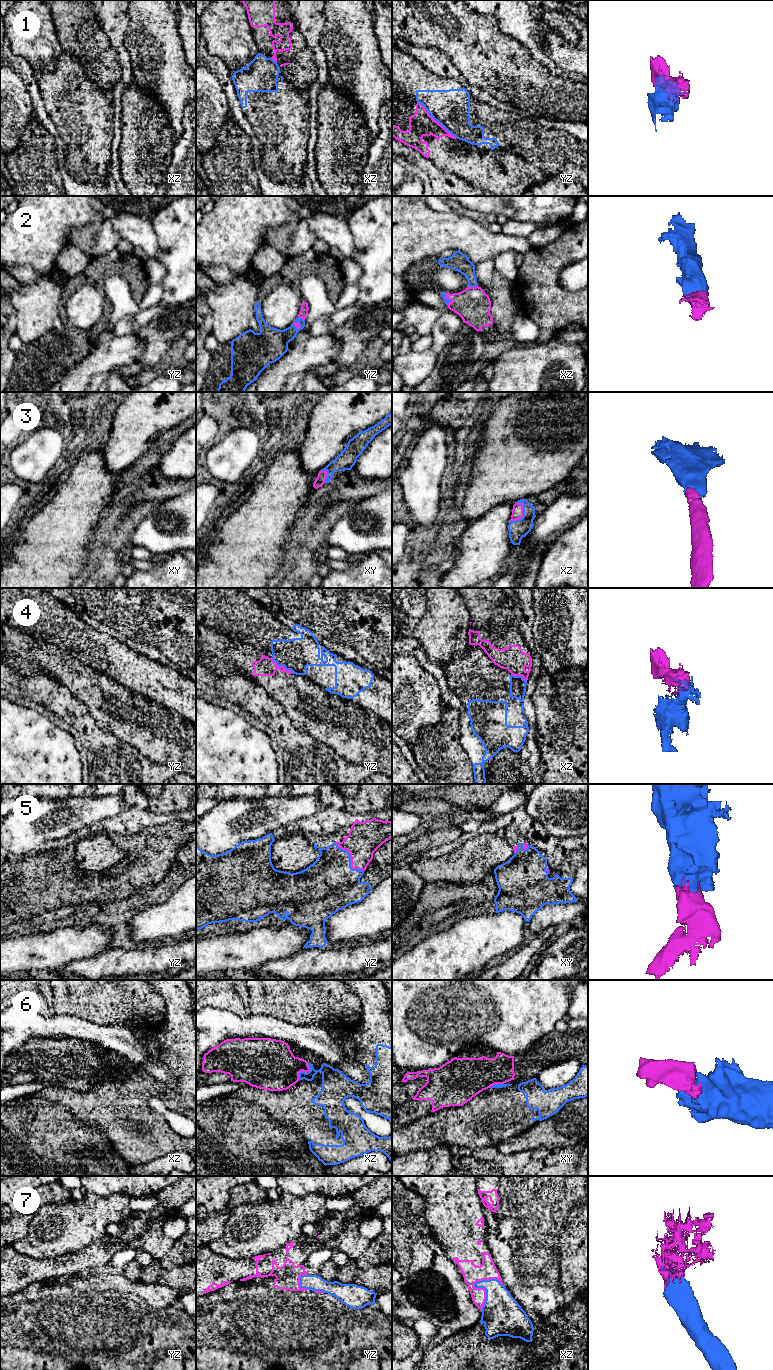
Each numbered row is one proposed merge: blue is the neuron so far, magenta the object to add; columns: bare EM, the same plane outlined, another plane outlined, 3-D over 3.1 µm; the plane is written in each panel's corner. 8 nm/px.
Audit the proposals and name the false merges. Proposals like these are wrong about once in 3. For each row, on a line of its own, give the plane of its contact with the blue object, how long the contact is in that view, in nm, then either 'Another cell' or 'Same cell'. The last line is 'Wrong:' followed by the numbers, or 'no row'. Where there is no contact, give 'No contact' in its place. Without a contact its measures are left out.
1: Touches blue in yz. Shared border 420 nm. Another cell
2: Touches blue in xz. Shared border 80 nm. Same cell
3: Touches blue in xz. Shared border 190 nm. Same cell
4: Touches blue in yz. Shared border 220 nm. Another cell
5: Touches blue in yz. Shared border 340 nm. Same cell
6: Touches blue in xz. Shared border 170 nm. Another cell
7: Touches blue in xz. Shared border 300 nm. Same cell
Wrong: 1, 4, 6

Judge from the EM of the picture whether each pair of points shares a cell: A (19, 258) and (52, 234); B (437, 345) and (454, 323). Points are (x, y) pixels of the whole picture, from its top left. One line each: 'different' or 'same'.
A: same
B: same

